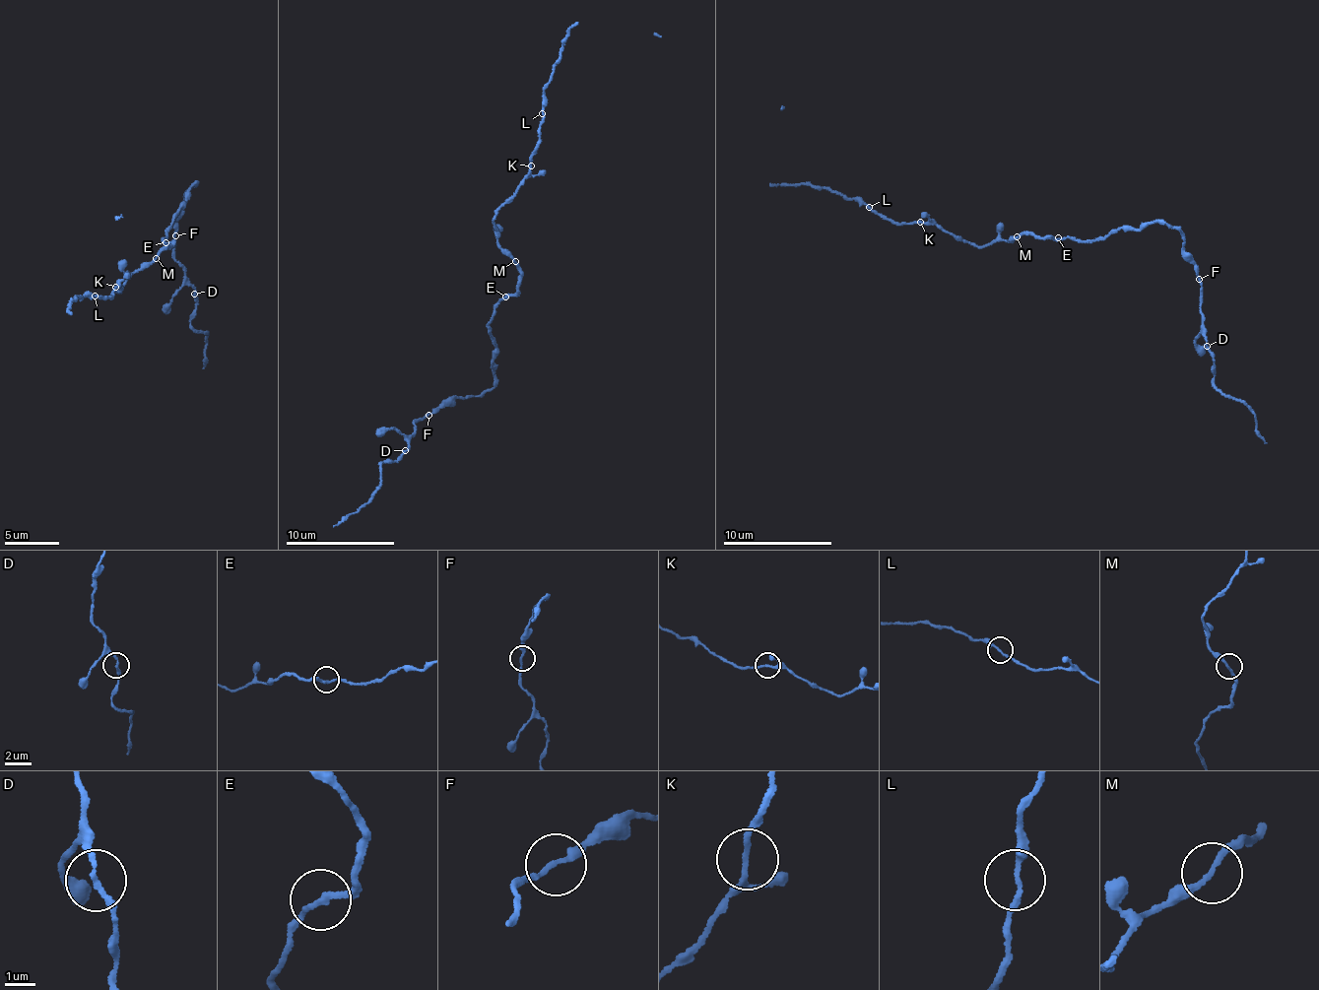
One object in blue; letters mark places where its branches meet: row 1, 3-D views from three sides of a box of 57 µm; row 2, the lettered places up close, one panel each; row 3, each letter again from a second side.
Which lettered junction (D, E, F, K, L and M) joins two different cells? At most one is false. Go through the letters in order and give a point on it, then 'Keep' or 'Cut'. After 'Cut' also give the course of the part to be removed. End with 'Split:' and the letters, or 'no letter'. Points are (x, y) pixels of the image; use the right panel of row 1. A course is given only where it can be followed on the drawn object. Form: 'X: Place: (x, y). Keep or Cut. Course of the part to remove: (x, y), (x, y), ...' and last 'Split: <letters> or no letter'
D: Place: (1207, 346). Keep
E: Place: (1058, 237). Keep
F: Place: (1199, 279). Keep
K: Place: (920, 222). Keep
L: Place: (869, 207). Keep
M: Place: (1017, 236). Keep
Split: no letter

